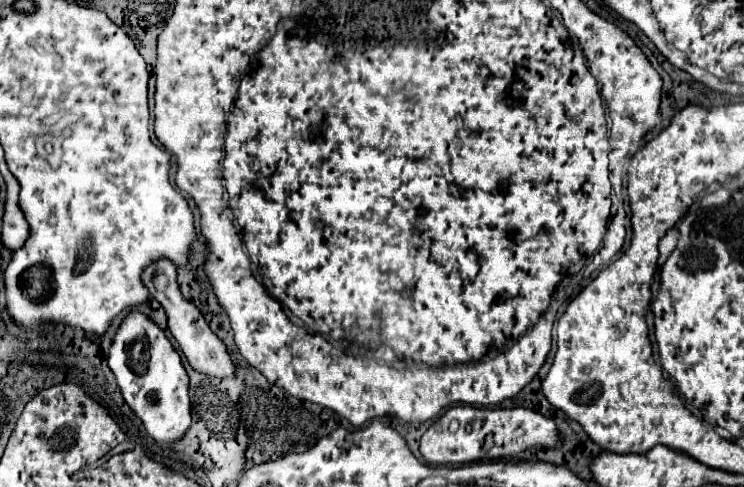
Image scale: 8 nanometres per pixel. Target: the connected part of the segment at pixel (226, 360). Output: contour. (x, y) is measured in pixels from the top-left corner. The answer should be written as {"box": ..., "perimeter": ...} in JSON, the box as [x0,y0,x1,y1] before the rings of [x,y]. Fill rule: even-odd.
{"box":[142,258,234,378],"perimeter":[[[160,258],[158,262],[148,264],[148,268],[142,270],[142,282],[148,288],[150,296],[154,300],[158,300],[168,316],[168,328],[172,332],[172,336],[176,338],[176,342],[180,344],[184,356],[188,358],[190,366],[206,376],[218,376],[218,378],[230,378],[234,374],[234,364],[226,352],[224,342],[210,330],[210,326],[206,324],[204,316],[200,314],[200,310],[196,306],[192,306],[180,292],[178,282],[176,282],[176,266],[172,262],[168,262],[166,258]]]}

